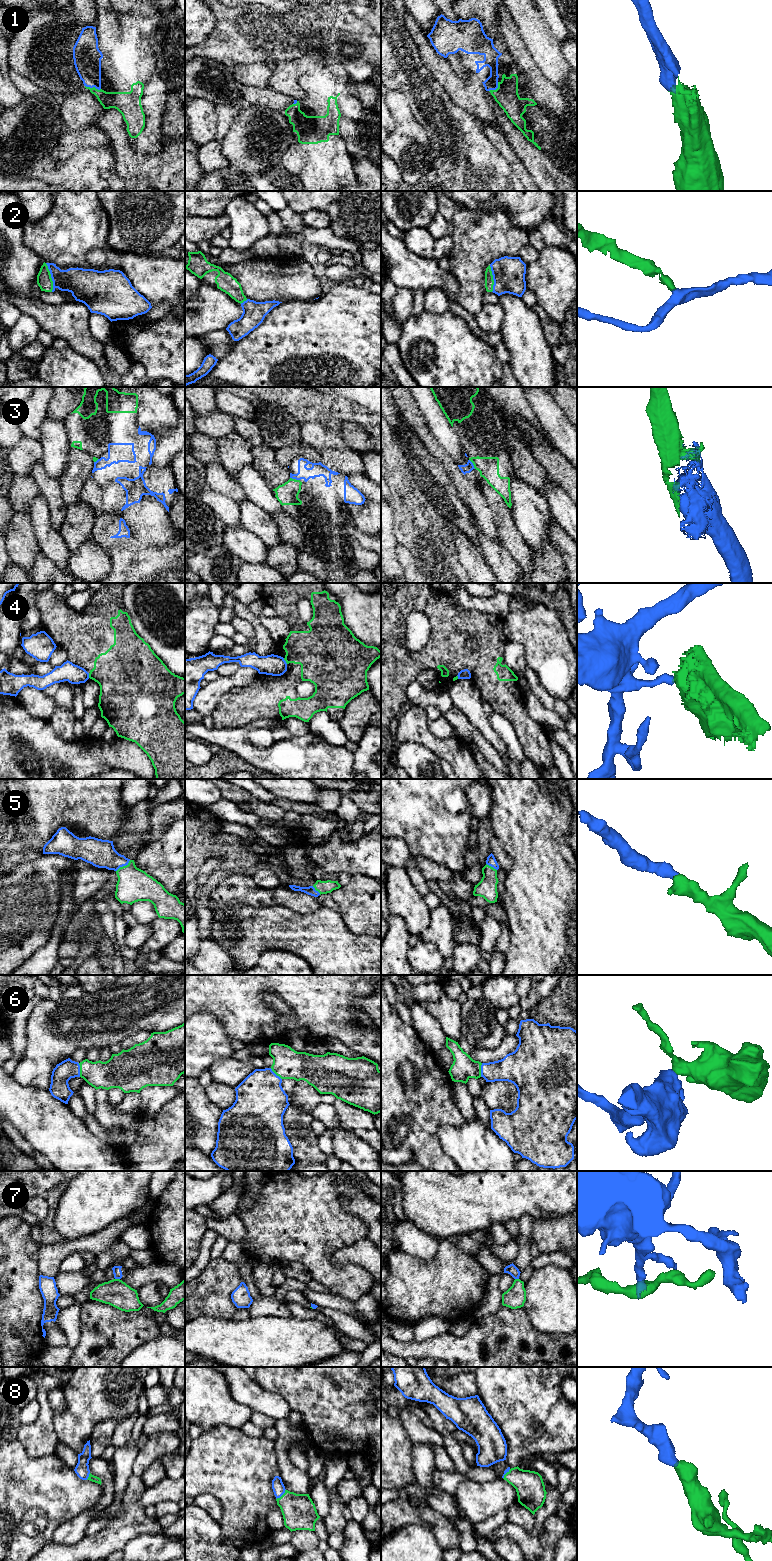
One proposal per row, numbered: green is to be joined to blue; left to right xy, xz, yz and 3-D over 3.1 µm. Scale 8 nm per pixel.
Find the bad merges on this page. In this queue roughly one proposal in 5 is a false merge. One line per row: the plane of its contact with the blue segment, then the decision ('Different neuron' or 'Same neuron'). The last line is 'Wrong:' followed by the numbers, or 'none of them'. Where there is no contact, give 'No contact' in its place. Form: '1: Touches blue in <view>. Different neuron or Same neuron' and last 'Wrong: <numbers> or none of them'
1: Touches blue in xy. Same neuron
2: Touches blue in xy. Same neuron
3: Touches blue in yz. Different neuron
4: Touches blue in xz. Different neuron
5: Touches blue in xy. Same neuron
6: Touches blue in xy. Same neuron
7: Touches blue in xy. Different neuron
8: Touches blue in xz. Same neuron
Wrong: 3, 4, 7

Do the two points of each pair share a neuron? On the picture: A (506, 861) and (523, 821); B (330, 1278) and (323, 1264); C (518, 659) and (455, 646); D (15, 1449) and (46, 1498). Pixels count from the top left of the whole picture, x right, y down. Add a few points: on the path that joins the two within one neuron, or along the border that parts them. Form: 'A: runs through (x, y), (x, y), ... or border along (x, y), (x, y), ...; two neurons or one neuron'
A: border along (494, 835), (512, 860), (512, 868), (506, 875); two neurons
B: runs through (328, 1275), (323, 1270), (323, 1267); one neuron
C: border along (508, 641), (505, 647), (504, 662), (517, 676); two neurons
D: runs through (15, 1461), (15, 1464), (37, 1486); one neuron

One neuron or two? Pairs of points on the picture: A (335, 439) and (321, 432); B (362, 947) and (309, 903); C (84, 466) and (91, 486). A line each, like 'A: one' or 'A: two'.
A: one
B: two
C: two

